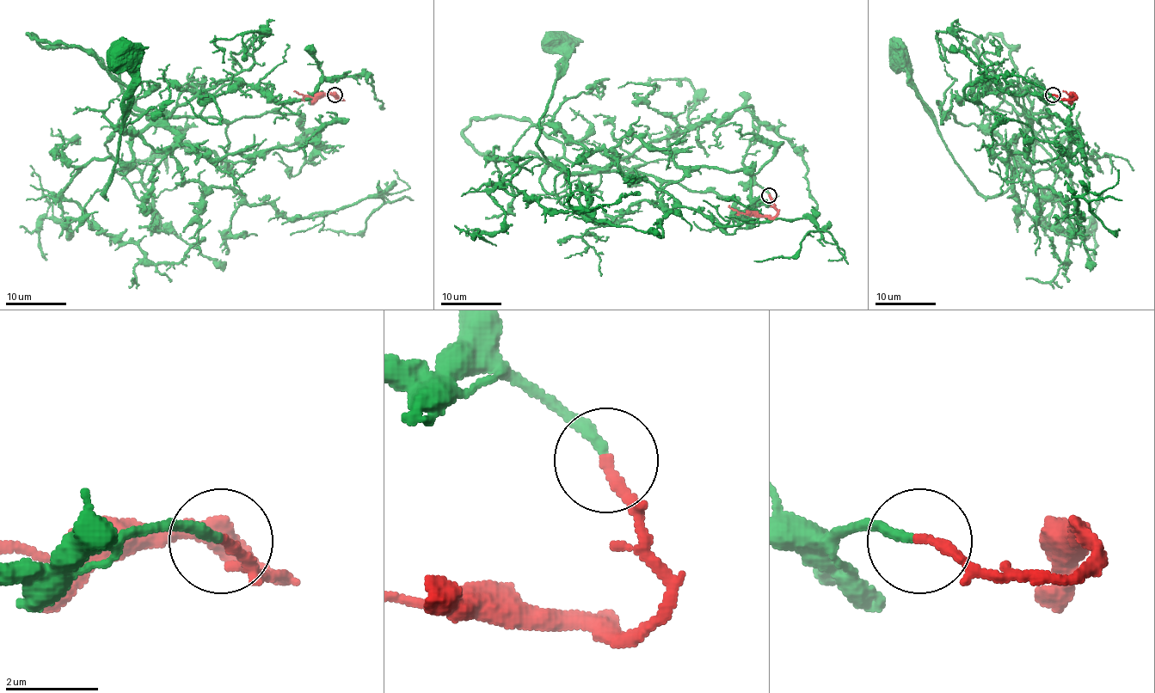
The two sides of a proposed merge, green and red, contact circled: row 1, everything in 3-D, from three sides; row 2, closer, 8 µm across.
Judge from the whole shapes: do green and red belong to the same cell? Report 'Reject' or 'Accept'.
Accept

